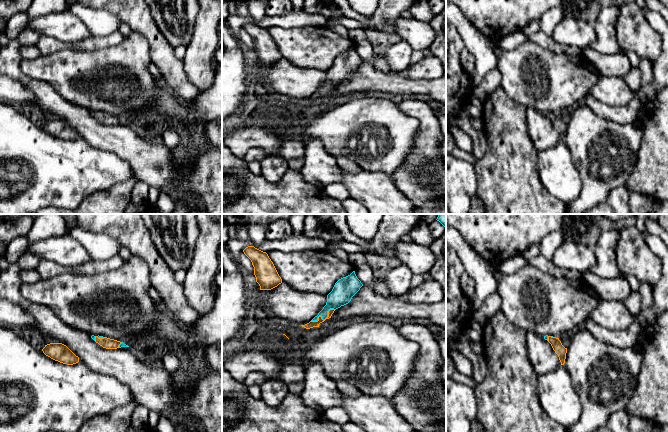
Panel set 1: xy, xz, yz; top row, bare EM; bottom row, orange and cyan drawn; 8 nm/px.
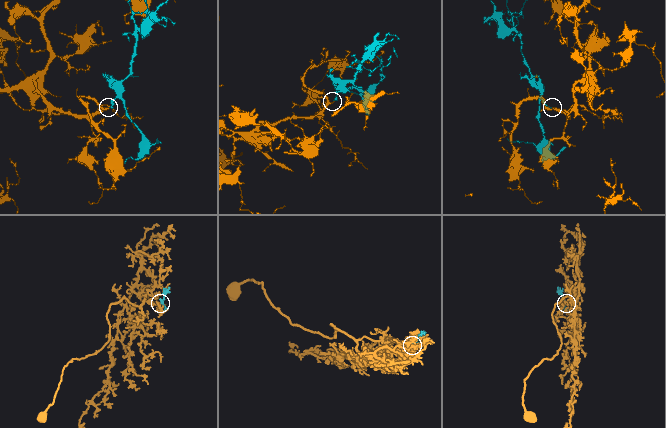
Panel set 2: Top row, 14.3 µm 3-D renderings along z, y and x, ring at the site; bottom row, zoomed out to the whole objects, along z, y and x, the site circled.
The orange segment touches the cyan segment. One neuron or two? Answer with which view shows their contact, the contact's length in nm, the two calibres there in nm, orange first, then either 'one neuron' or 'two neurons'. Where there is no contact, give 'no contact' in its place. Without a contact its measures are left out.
meets orange in xz; contact 220 nm long; 60 nm thick on the orange side, 170 nm on the other; one neuron

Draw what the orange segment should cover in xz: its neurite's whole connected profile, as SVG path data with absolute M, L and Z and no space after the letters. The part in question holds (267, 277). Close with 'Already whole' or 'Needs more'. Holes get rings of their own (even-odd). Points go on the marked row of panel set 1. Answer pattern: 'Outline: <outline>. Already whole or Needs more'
Outline: M254 246L246 247L243 252L252 262L260 290L271 290L282 283L281 277L266 252Z. Already whole

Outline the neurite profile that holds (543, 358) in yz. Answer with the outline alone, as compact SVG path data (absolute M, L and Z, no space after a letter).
M526 332L528 358L537 375L556 370L561 362L551 344L535 332Z

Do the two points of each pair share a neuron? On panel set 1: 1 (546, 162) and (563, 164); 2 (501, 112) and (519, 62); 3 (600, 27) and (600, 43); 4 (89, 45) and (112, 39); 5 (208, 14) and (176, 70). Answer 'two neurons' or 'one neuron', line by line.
1: one neuron
2: two neurons
3: one neuron
4: one neuron
5: two neurons

